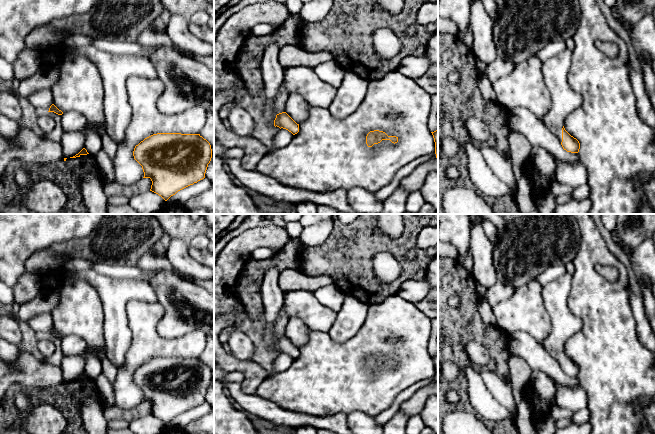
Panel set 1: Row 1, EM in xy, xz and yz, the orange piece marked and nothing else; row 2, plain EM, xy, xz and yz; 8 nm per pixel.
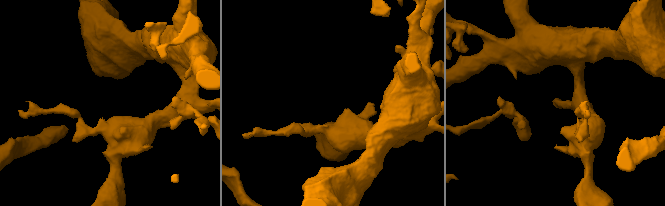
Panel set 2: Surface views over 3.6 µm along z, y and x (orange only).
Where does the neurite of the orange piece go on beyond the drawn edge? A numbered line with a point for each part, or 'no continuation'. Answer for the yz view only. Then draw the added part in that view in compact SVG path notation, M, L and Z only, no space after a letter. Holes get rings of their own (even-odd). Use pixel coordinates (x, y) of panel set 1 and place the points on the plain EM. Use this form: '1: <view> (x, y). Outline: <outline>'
1: yz (555, 294). Outline: M566 272L542 287L542 298L552 322L551 332L542 347L558 362L560 367L566 341L582 328L582 320L568 307L571 285L572 274Z

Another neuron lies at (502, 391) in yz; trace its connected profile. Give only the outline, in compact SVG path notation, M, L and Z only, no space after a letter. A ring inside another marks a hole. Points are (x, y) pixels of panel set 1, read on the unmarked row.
M484 370L479 374L494 398L504 406L513 417L516 417L518 410L511 385L492 371Z

